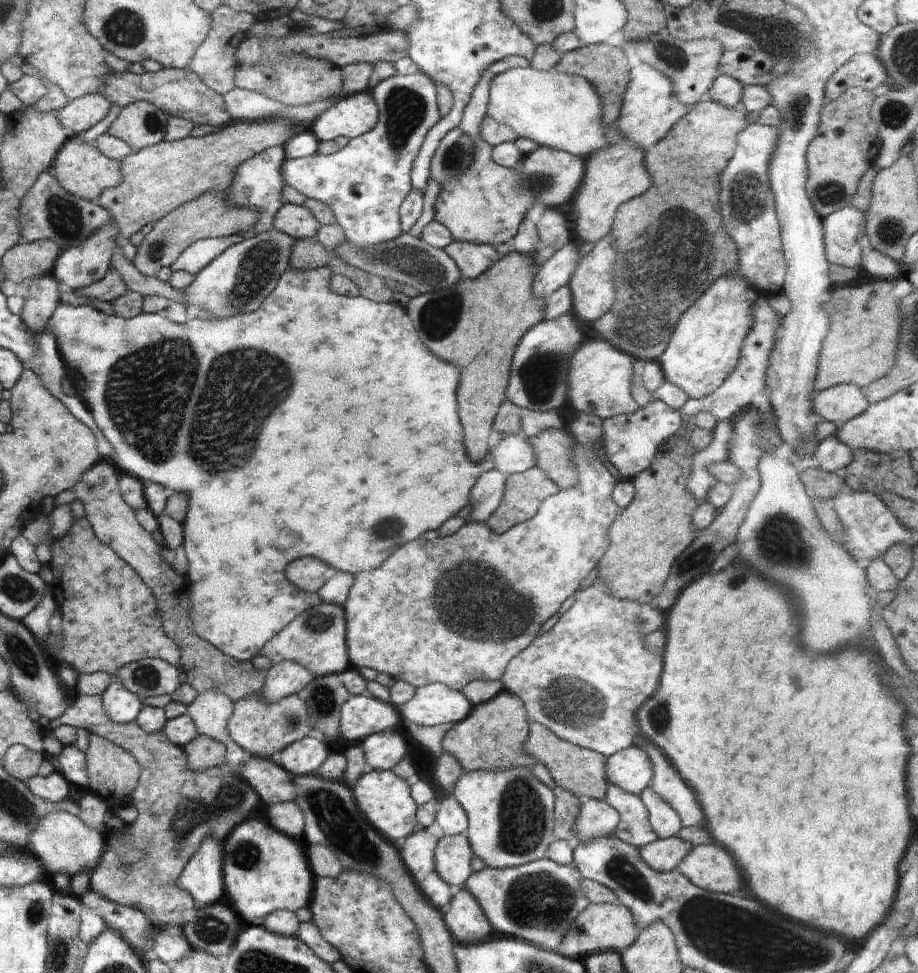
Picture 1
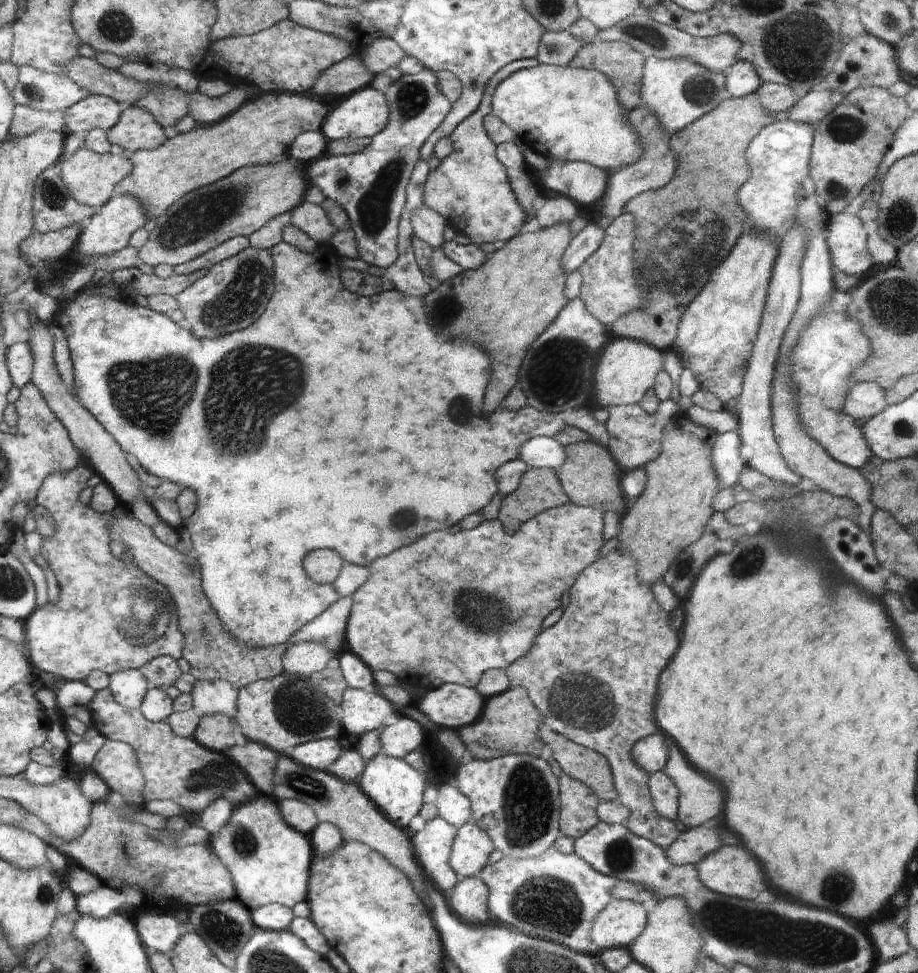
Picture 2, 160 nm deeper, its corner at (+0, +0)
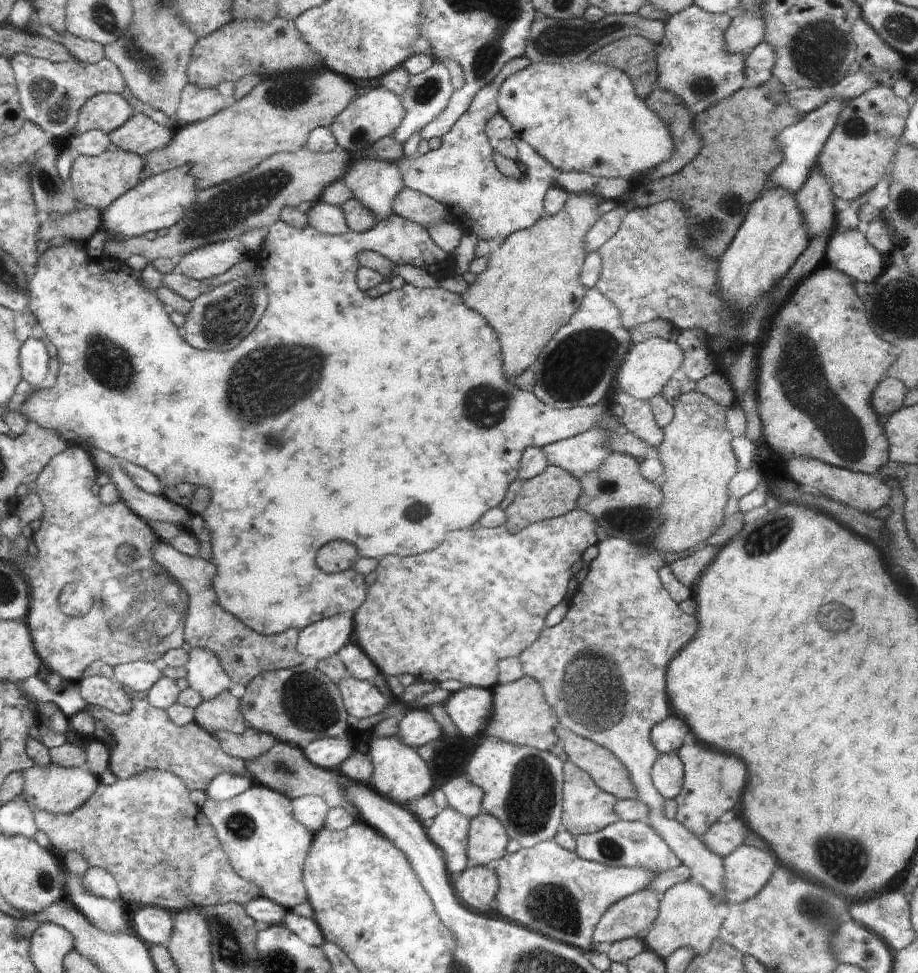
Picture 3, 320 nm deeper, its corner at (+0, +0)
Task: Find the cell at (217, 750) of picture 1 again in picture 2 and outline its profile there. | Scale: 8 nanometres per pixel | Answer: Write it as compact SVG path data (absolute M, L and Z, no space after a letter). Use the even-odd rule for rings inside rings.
M222 713L204 715L193 737L214 752L226 753L227 748L236 744L234 721Z

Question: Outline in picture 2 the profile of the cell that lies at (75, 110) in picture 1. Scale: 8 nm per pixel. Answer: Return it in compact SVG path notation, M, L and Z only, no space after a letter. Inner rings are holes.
M89 94L82 100L69 106L64 119L63 130L66 133L88 132L95 128L107 131L118 124L123 114L121 104L106 95Z

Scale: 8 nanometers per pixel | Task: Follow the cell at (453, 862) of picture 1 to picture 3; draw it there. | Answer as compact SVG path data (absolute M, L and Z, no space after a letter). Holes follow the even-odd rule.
M482 812L469 822L466 856L472 866L491 867L506 853L508 834L498 818Z

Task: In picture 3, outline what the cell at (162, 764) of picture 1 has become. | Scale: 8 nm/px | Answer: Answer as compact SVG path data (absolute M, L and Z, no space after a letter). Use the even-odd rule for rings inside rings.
M144 694L133 695L130 702L132 708L128 714L115 714L100 706L90 706L94 719L111 728L116 740L116 748L109 754L109 768L118 779L132 778L136 774L142 774L144 770L160 770L180 778L190 792L205 792L212 778L220 772L249 774L244 761L225 754L218 740L195 722L176 726L165 710L151 706Z

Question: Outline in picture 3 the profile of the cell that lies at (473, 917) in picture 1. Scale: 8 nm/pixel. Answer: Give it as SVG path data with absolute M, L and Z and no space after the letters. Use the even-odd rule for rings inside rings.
M472 866L456 878L456 892L464 906L477 913L486 912L494 908L496 894L498 894L498 878L491 867Z

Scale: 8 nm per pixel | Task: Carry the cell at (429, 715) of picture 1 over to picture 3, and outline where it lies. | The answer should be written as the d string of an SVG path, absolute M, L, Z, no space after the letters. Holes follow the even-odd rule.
M464 688L443 703L458 731L468 738L480 736L492 716L492 691L488 689Z

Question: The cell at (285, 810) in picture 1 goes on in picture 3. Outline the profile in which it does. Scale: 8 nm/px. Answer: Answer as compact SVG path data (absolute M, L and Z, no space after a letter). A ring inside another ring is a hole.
M318 795L297 797L292 801L294 818L313 835L325 827L328 812L326 802Z

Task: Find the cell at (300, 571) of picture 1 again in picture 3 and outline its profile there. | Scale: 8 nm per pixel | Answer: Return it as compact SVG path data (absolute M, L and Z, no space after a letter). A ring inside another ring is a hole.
M330 542L318 550L316 564L326 574L336 574L352 569L354 562L360 558L358 550L348 542Z

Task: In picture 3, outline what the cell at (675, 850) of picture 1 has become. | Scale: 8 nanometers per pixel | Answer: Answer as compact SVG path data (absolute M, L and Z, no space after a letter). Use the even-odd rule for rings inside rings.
M732 818L730 822L714 822L704 834L702 842L708 850L724 858L732 854L738 846L743 845L746 836L750 834L748 826L742 822L742 818Z

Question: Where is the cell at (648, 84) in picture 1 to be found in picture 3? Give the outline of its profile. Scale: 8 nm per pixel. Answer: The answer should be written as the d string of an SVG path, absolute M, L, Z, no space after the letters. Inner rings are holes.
M691 5L664 23L664 38L654 48L657 86L680 98L690 114L700 114L750 86L744 76L746 55L730 54L724 46L724 30L731 20L729 13L708 13Z

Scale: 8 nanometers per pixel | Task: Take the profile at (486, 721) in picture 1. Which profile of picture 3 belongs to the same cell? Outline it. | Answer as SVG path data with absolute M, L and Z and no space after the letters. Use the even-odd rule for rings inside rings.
M524 676L510 684L498 683L492 696L492 716L484 726L481 736L494 738L500 742L512 742L516 746L530 746L540 751L550 751L559 741L554 732L558 718L544 700L540 684L528 676Z

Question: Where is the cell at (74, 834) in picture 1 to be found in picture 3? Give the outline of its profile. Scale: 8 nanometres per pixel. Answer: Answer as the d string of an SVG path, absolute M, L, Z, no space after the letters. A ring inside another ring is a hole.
M53 763L48 766L32 765L21 773L24 778L22 796L28 800L28 804L52 814L74 814L76 810L87 804L100 784L96 775L90 774L87 770L57 766Z

